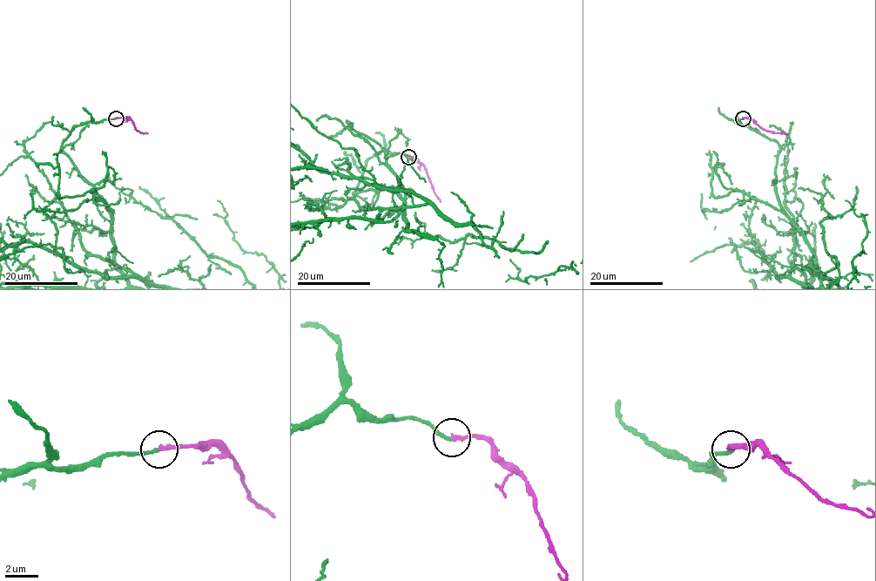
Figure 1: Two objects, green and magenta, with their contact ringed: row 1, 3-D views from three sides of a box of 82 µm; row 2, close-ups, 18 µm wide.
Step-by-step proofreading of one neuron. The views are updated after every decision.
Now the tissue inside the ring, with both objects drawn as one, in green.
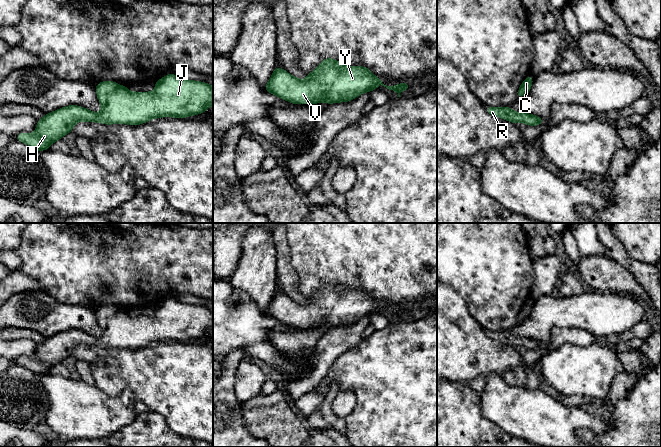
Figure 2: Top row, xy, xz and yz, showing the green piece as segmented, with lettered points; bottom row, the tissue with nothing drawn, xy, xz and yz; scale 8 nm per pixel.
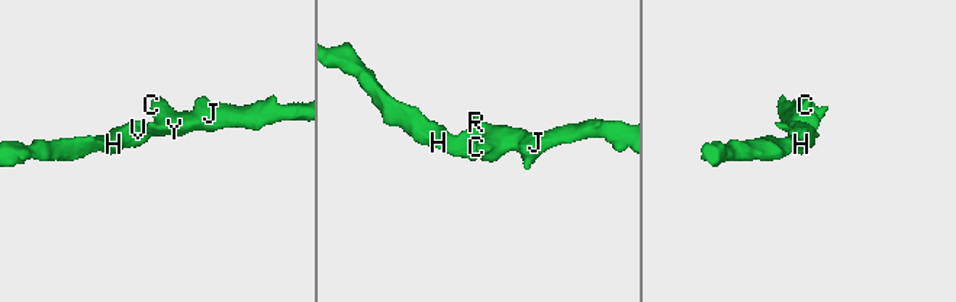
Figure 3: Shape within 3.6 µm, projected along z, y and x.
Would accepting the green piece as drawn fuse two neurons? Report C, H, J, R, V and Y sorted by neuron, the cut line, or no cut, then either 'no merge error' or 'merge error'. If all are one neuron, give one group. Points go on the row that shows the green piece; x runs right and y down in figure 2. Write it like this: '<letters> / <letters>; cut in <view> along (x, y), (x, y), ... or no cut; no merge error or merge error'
C H J R V Y; no cut; no merge error

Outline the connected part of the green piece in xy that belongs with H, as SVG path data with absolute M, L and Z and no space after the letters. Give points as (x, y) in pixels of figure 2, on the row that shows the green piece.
M167 74L158 80L155 83L154 92L131 92L127 87L113 81L100 82L96 85L95 90L102 106L99 113L76 105L66 106L45 114L37 122L34 134L19 133L15 139L35 150L43 151L49 149L53 142L72 132L73 126L78 121L98 122L107 125L124 123L134 126L159 117L186 118L205 113L209 106L213 106L213 86L200 81L183 79L174 74Z

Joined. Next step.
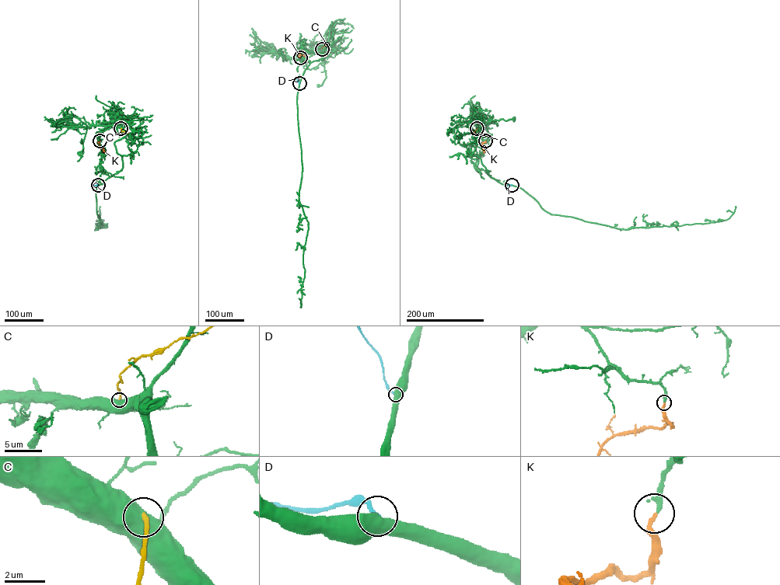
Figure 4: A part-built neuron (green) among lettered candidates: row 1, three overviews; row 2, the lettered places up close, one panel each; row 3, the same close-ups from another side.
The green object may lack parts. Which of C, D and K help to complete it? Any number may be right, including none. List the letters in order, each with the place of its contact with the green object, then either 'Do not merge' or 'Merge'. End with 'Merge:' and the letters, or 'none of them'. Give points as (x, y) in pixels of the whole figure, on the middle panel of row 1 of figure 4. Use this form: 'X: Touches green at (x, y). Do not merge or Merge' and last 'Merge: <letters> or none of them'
C: Touches green at (322, 49). Do not merge
D: Touches green at (299, 83). Do not merge
K: Touches green at (300, 57). Merge
Merge: K

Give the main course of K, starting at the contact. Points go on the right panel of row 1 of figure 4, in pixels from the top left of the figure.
K: (485, 141), (482, 144), (484, 150), (484, 147)

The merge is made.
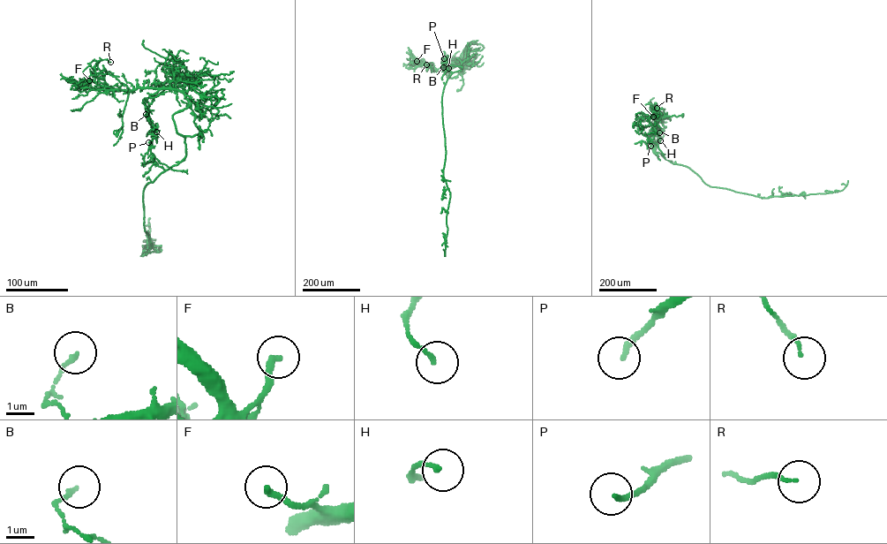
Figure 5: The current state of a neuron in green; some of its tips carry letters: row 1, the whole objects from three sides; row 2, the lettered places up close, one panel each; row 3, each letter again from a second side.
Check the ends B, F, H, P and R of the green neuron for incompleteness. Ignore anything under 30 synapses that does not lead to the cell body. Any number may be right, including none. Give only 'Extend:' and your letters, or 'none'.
Extend: F, P

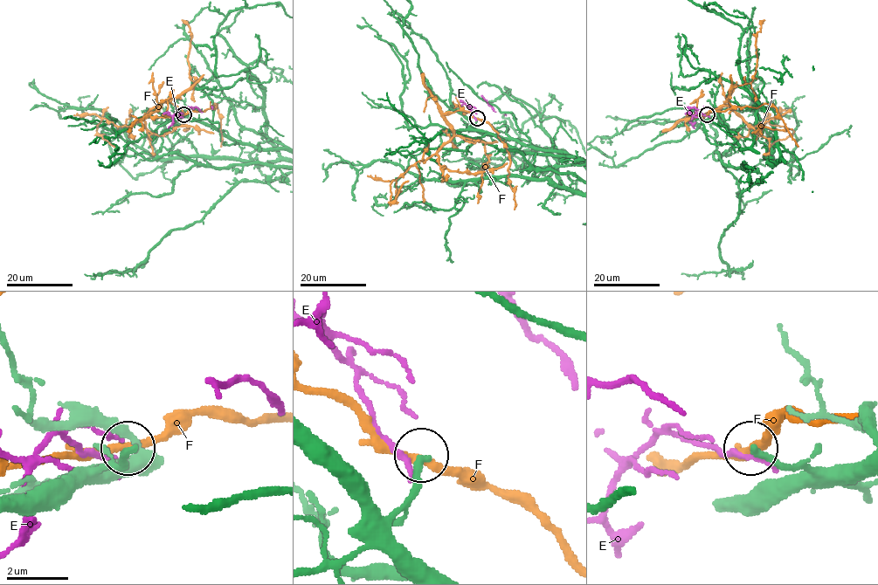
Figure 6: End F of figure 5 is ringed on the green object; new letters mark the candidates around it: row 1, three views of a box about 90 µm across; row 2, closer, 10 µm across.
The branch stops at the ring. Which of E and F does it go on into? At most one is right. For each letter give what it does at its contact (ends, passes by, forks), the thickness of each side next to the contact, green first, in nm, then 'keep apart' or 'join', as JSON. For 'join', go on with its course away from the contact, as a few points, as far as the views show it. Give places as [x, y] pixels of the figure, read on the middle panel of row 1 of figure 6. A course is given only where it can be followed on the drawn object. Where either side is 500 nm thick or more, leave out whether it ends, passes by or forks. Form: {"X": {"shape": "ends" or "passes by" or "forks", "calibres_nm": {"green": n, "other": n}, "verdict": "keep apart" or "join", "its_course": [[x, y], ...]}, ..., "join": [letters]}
{"E": {"shape": "ends", "calibres_nm": {"green": 300, "other": 200}, "verdict": "keep apart"}, "F": {"shape": "passes by", "calibres_nm": {"green": 240, "other": 260}, "verdict": "keep apart"}, "join": []}

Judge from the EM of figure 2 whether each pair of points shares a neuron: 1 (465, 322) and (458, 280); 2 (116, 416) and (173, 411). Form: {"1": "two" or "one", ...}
{"1": "two", "2": "two"}

